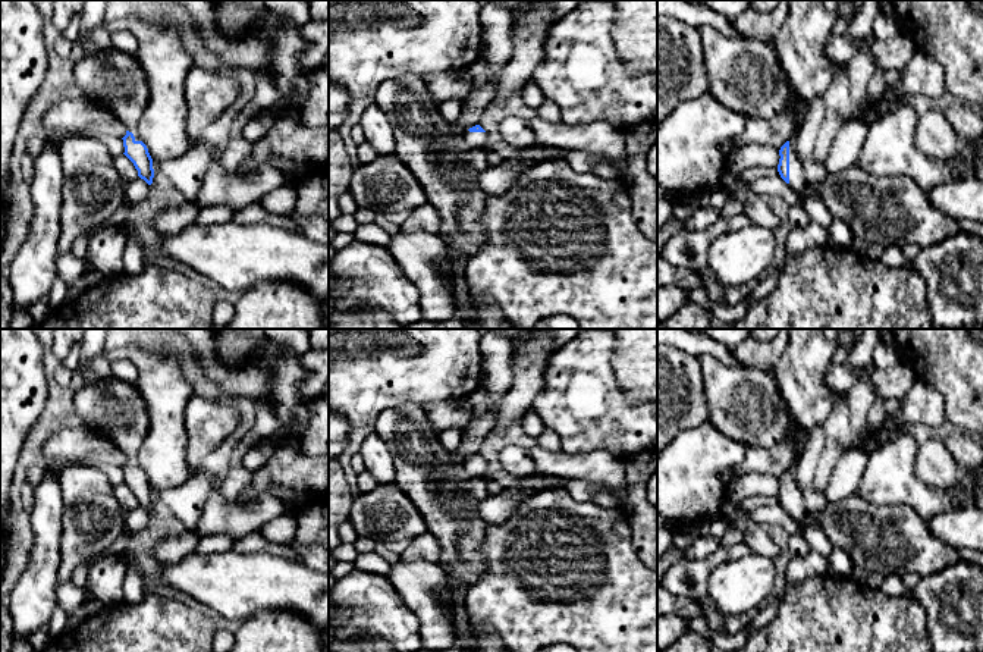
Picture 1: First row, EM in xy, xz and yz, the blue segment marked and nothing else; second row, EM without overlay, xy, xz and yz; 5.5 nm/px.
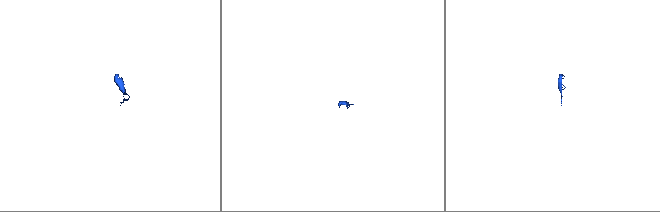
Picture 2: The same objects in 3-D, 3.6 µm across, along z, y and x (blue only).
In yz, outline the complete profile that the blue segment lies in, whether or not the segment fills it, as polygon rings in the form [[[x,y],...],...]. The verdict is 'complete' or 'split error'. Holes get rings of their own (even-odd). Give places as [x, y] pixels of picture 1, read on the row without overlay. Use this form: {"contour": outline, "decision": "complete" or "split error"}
{"contour": [[[797,464],[791,466],[781,476],[778,501],[781,507],[789,514],[791,518],[801,523],[805,512],[804,495],[800,490],[795,474],[797,474]]], "decision": "split error"}

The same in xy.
{"contour": [[[113,374],[100,383],[85,383],[73,396],[72,417],[109,438],[126,455],[123,483],[134,492],[138,505],[151,514],[153,488],[138,463],[139,448],[150,430],[150,416],[135,383]]], "decision": "split error"}

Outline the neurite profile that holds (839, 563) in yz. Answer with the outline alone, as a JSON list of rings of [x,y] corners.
[[[833,548],[827,559],[829,559],[829,573],[830,574],[836,574],[841,577],[852,576],[854,564],[849,555],[844,549]]]

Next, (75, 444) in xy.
[[[72,421],[57,426],[56,432],[44,442],[47,463],[44,470],[57,476],[72,466],[97,467],[126,464],[126,455],[106,436],[92,427]]]

